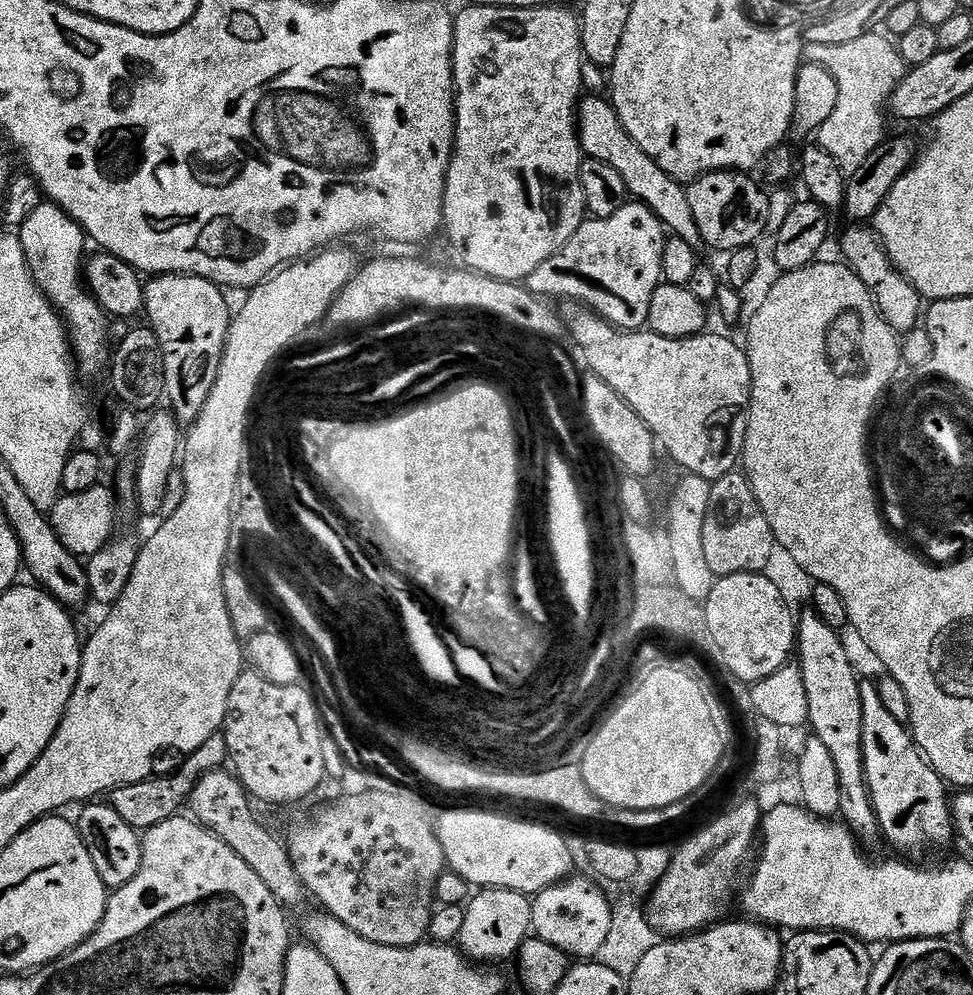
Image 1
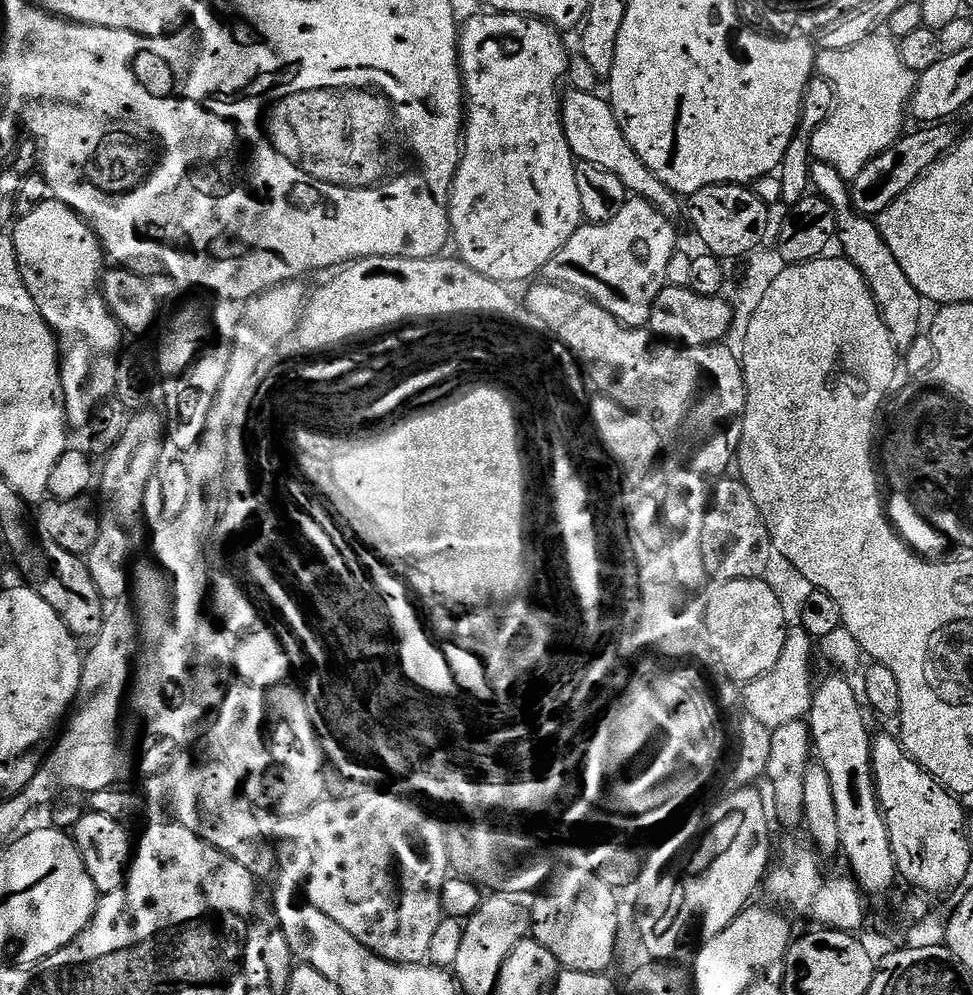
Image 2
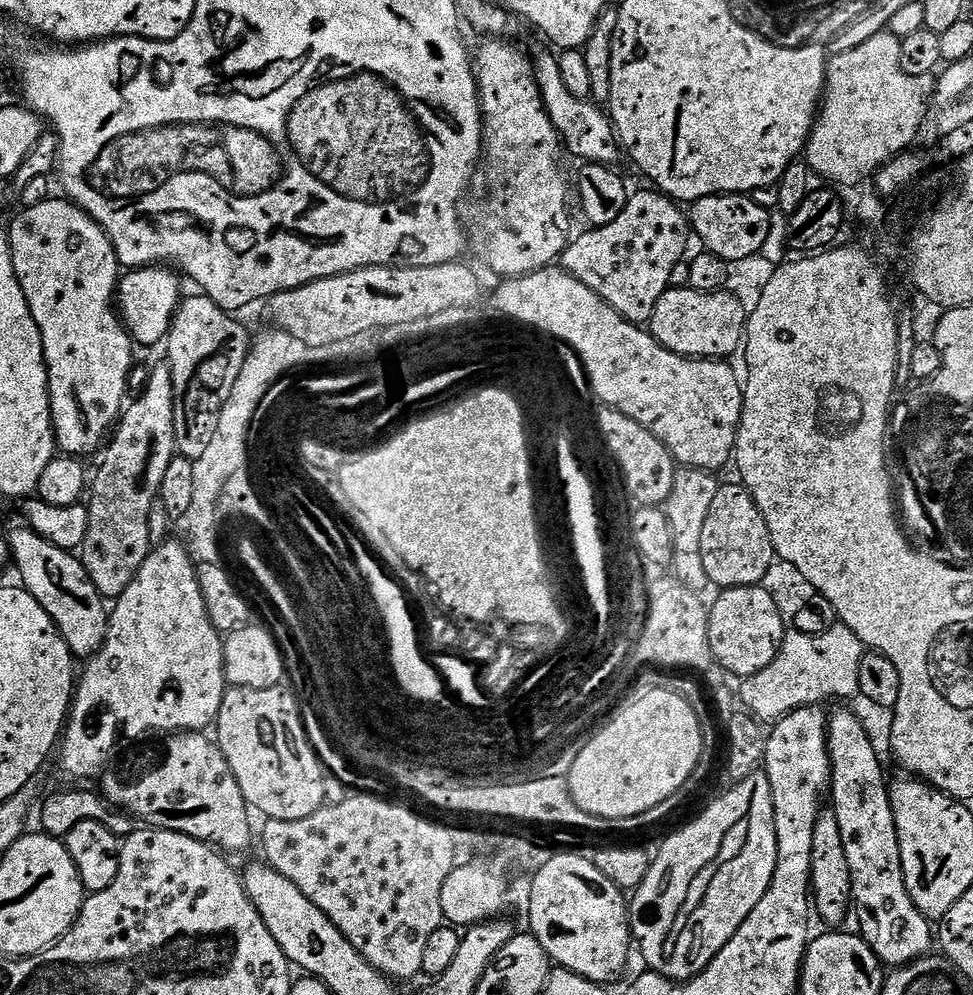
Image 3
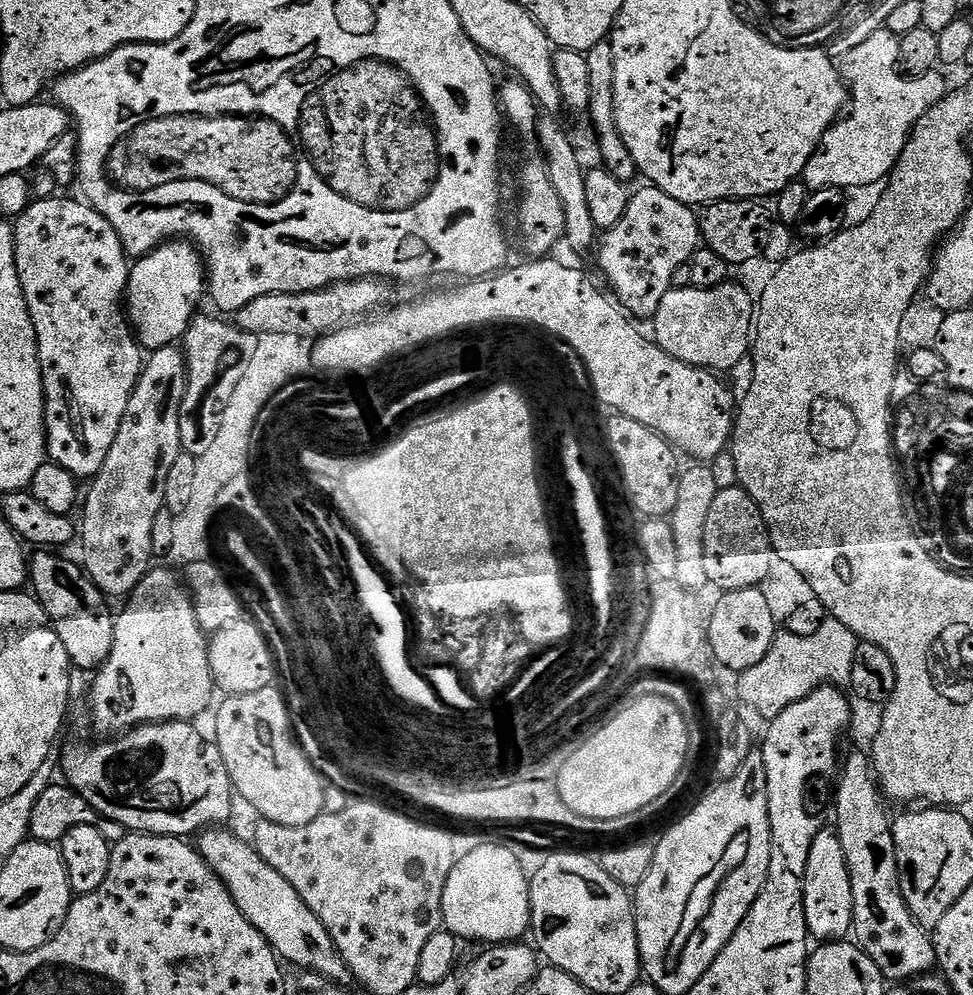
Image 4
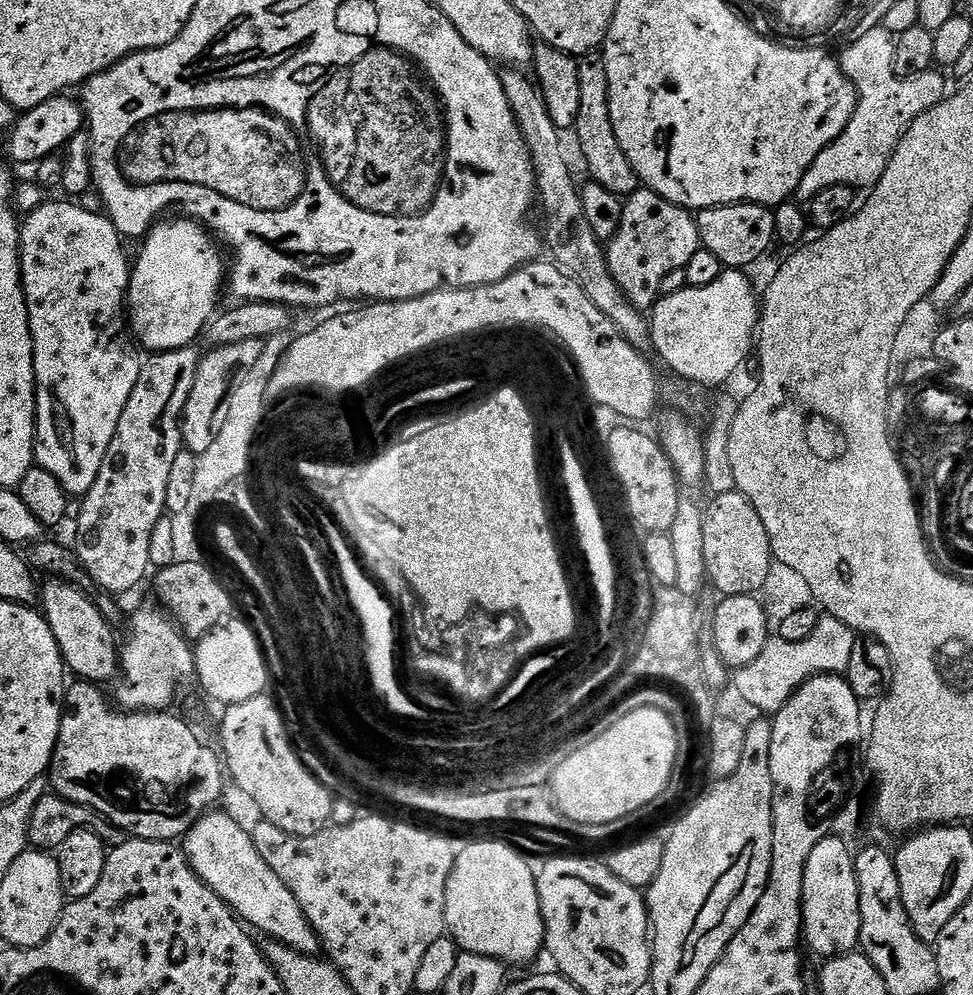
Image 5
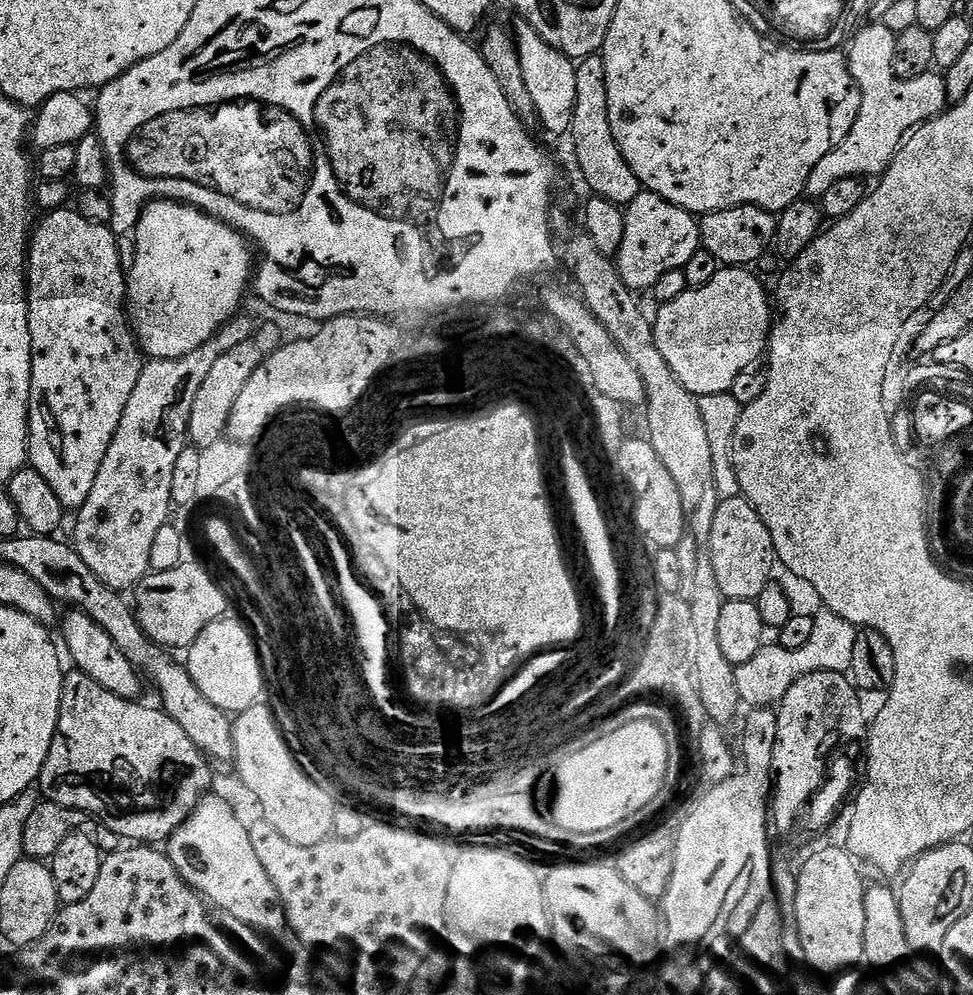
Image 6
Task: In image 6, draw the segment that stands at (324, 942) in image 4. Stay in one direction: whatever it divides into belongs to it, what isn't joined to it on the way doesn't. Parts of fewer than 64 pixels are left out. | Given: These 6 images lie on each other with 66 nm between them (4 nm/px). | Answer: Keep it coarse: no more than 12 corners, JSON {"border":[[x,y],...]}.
{"border":[[206,794],[166,841],[187,884],[265,934],[284,907],[228,800]]}

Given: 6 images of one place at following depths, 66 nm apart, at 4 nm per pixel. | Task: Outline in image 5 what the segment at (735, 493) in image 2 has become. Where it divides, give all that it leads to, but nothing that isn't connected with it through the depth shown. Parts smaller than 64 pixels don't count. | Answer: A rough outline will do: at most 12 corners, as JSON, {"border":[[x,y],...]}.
{"border":[[713,495],[703,531],[707,583],[763,593],[774,561],[750,498]]}

